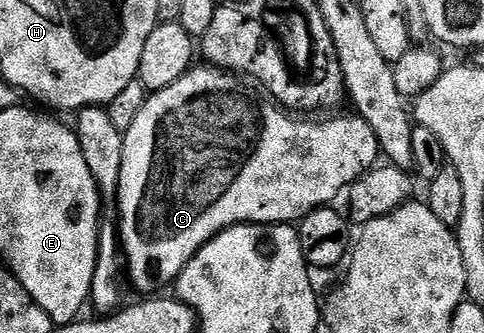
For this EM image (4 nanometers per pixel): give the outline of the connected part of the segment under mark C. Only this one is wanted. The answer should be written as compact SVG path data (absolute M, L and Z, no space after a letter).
M193 66L174 85L149 94L134 125L123 132L119 186L114 192L120 202L118 243L123 254L128 254L133 285L148 291L144 293L155 292L159 283L175 281L184 266L226 228L241 223L291 224L309 211L331 204L349 184L377 166L380 142L359 115L349 113L316 124L292 120L279 106L255 107L243 99L236 79L235 74L218 67Z

